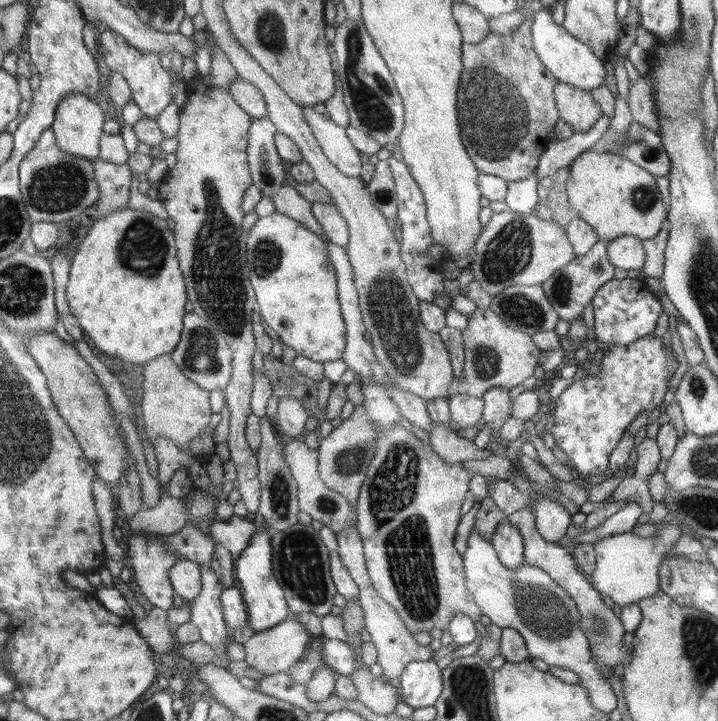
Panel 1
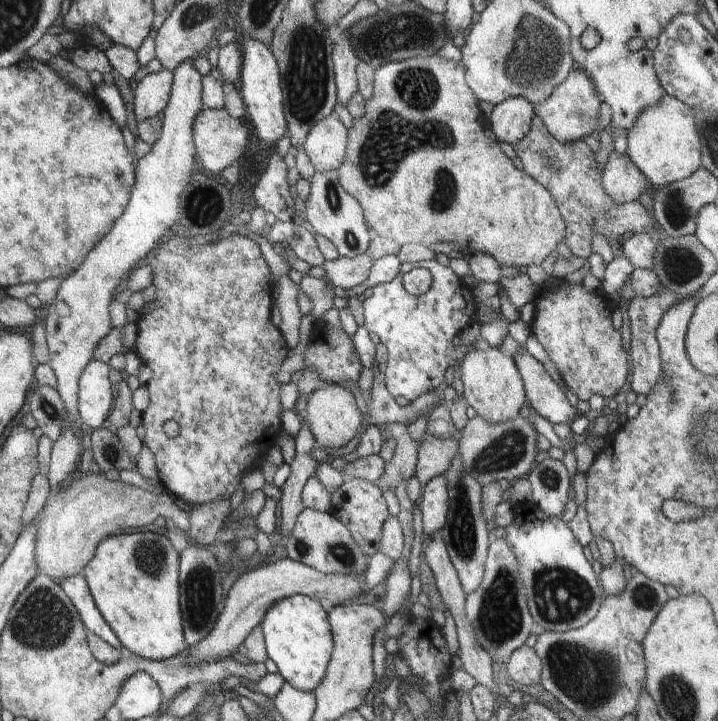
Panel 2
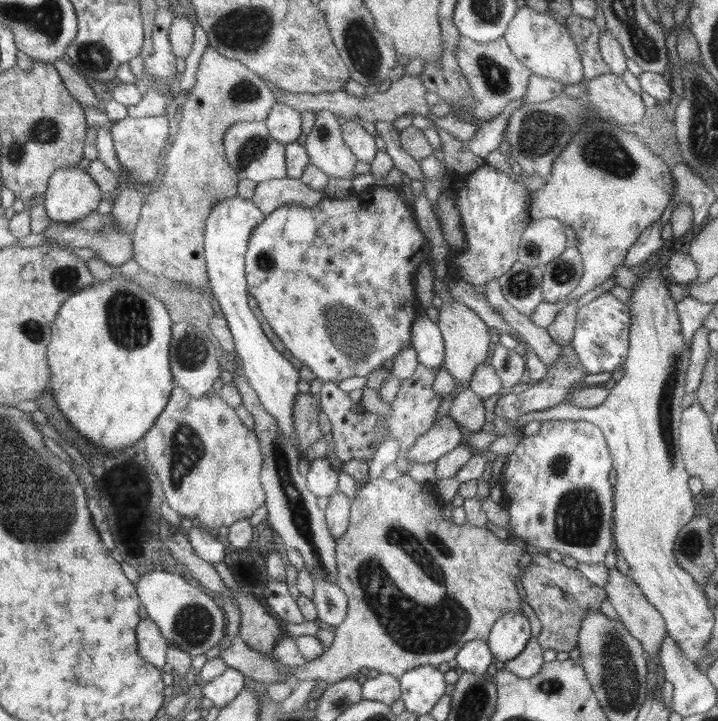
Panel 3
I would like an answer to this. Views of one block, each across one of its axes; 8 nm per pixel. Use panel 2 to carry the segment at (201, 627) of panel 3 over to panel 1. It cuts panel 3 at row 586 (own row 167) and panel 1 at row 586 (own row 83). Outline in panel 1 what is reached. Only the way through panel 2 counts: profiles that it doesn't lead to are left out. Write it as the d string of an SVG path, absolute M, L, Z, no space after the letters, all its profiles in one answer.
M180 559L172 566L169 579L176 595L191 604L201 589L201 572L199 564L190 560Z

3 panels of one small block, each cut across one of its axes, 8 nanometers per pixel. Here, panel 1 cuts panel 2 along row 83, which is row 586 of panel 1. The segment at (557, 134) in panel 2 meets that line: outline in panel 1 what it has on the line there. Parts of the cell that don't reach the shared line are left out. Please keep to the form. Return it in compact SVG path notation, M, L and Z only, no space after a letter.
M524 507L516 512L509 515L508 521L514 523L518 527L518 531L522 535L523 546L524 546L524 561L530 566L538 566L538 568L544 569L558 585L564 587L570 597L576 601L576 608L580 613L580 620L578 625L582 627L584 635L588 637L590 641L590 649L592 649L592 657L596 659L600 670L606 674L610 670L614 671L616 665L620 666L620 663L624 660L628 660L630 650L624 646L624 627L618 616L614 614L612 608L608 607L600 594L590 581L588 576L585 575L580 568L577 566L571 550L564 544L564 542L551 543L546 541L536 528L536 517L534 517L534 511L530 507Z

